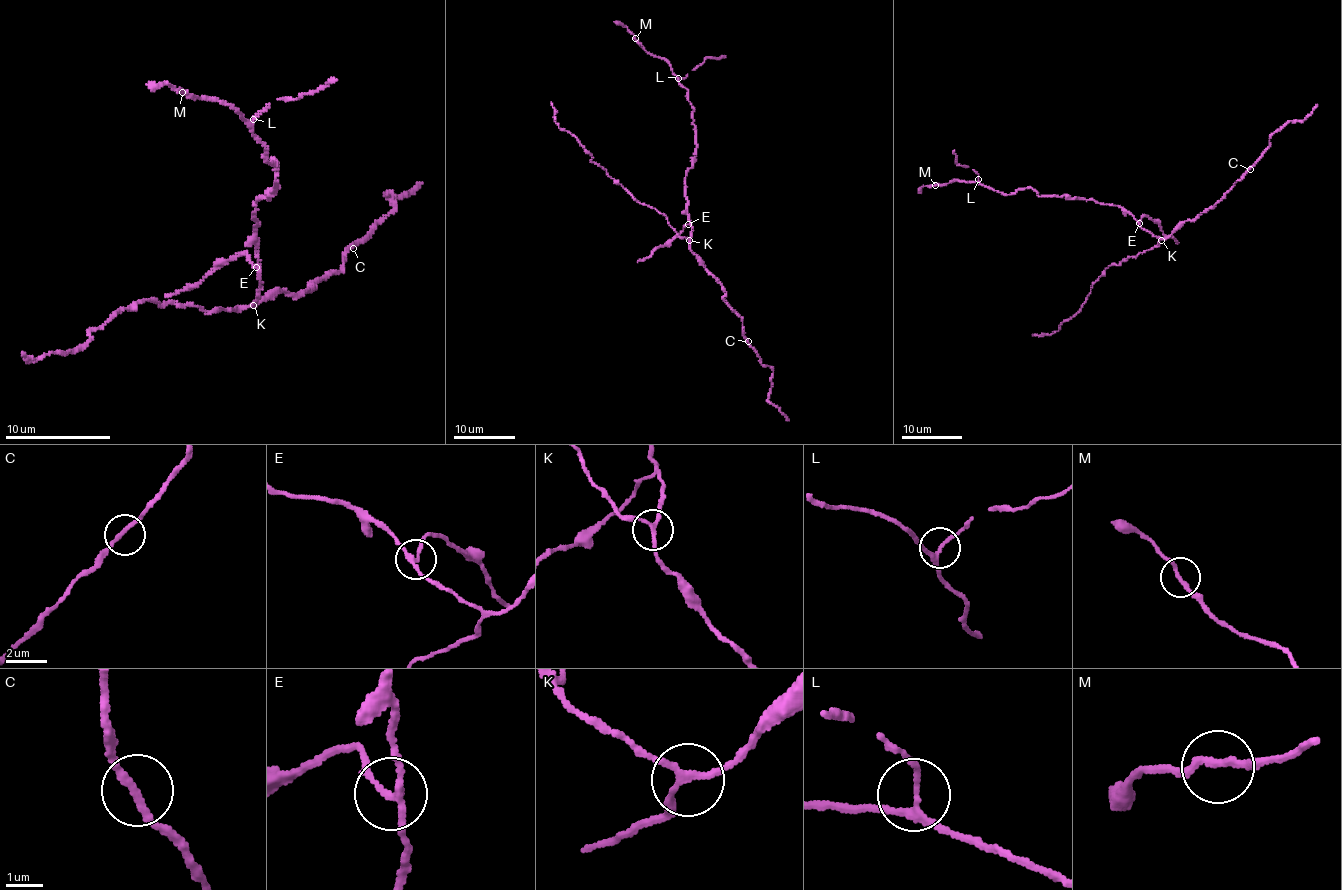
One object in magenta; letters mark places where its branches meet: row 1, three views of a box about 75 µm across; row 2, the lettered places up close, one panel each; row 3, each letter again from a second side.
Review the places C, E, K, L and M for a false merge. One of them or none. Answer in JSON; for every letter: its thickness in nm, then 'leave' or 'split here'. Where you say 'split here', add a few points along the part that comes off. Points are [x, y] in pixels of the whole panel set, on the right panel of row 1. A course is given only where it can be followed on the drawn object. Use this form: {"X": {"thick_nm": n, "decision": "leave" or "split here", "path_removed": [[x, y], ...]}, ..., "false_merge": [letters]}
{"C": {"thick_nm": 200, "decision": "leave"}, "E": {"thick_nm": 170, "decision": "split here", "path_removed": [[1140, 223], [1144, 216], [1150, 218], [1167, 236], [1179, 242]]}, "K": {"thick_nm": 170, "decision": "leave"}, "L": {"thick_nm": 170, "decision": "leave"}, "M": {"thick_nm": 200, "decision": "leave"}, "false_merge": ["E"]}

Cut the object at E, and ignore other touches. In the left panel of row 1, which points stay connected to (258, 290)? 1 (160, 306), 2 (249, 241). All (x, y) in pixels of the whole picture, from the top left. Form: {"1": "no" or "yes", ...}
{"1": "yes", "2": "yes"}

